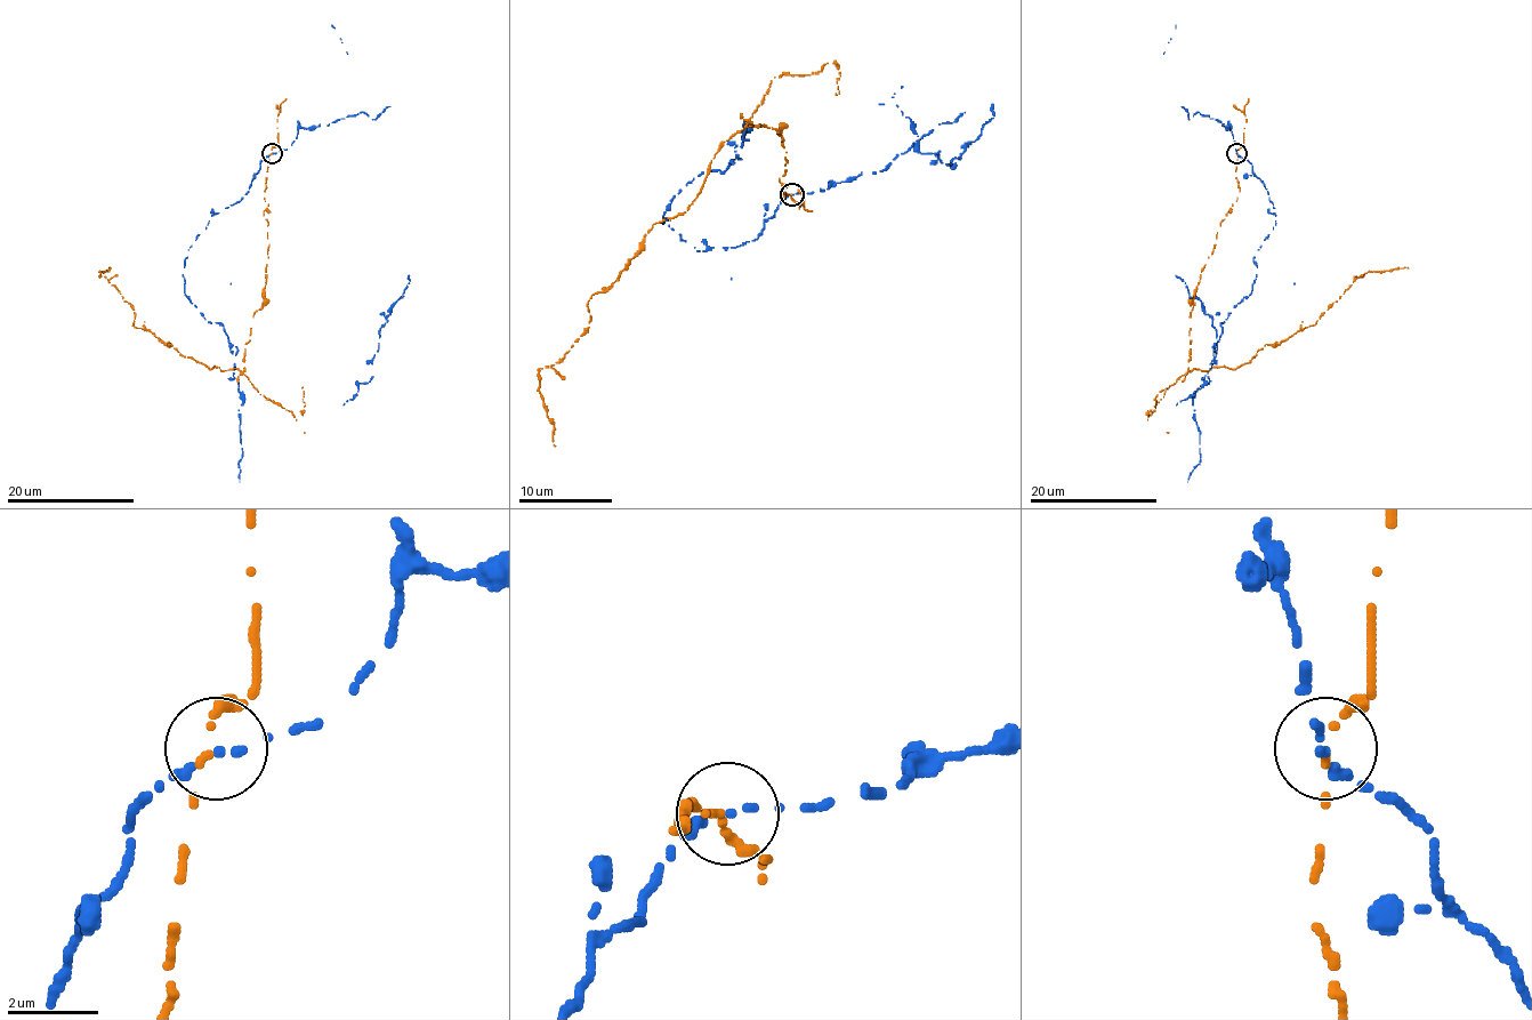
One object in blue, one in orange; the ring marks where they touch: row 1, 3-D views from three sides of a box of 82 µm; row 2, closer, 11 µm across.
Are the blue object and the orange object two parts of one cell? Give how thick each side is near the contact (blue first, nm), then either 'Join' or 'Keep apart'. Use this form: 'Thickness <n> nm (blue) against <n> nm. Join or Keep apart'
Thickness 200 nm (blue) against 130 nm. Keep apart

